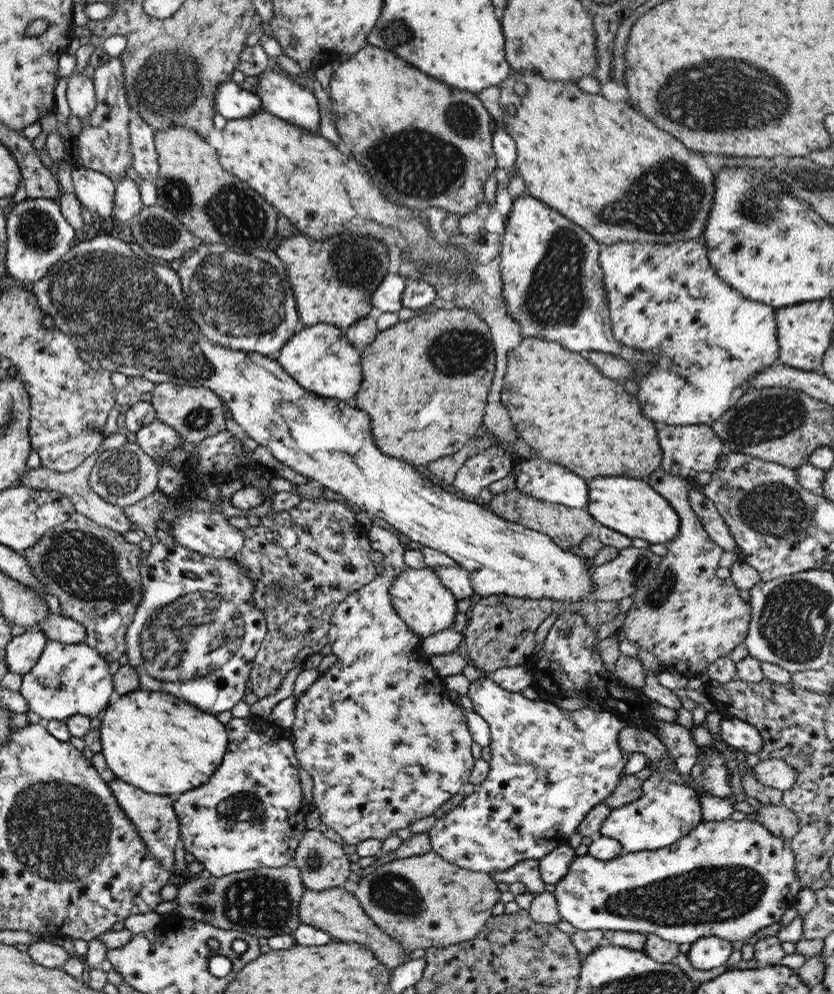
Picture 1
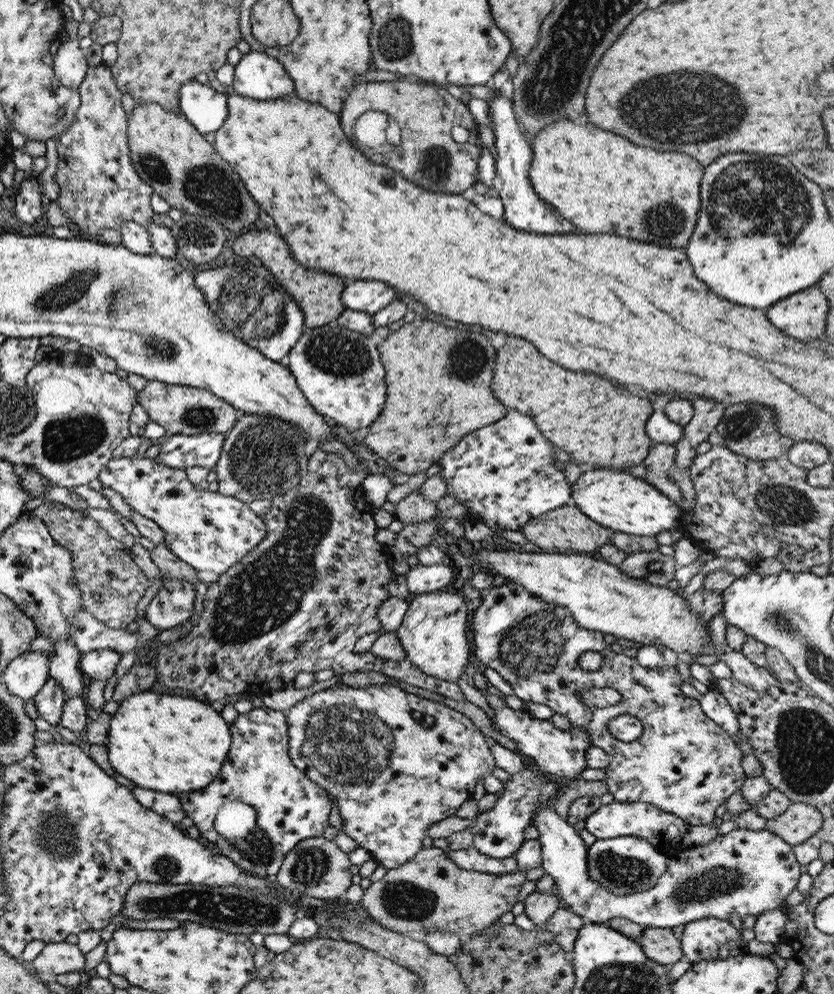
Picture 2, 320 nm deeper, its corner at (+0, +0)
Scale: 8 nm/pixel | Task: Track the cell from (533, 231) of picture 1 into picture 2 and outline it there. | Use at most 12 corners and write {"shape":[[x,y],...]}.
{"shape":[[503,88],[486,103],[501,219],[533,234],[575,228],[528,177],[529,139]]}

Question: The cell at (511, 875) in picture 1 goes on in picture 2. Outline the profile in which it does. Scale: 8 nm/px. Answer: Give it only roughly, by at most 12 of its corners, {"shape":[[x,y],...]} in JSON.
{"shape":[[473,847],[444,851],[459,868],[489,875],[519,870],[513,855],[494,859]]}

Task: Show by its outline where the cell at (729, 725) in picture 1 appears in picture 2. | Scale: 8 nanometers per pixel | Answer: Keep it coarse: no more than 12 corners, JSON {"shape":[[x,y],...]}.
{"shape":[[714,687],[698,700],[701,712],[730,735],[738,720]]}

